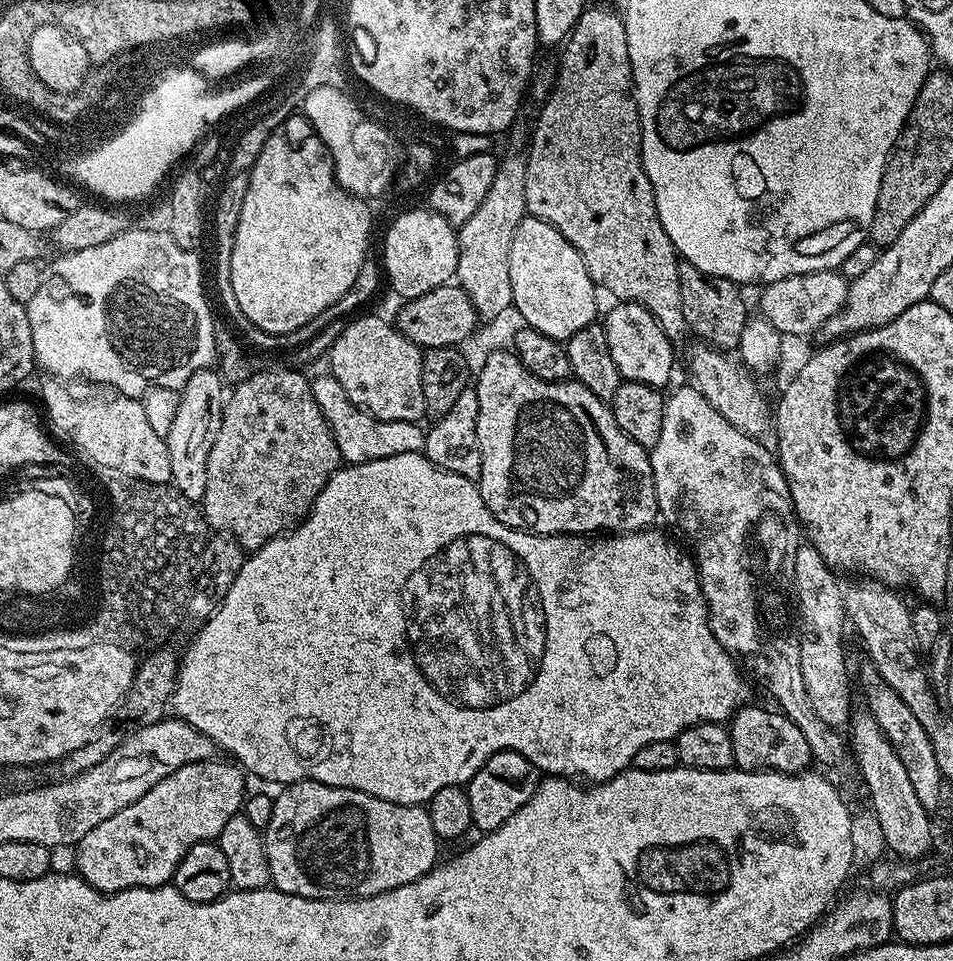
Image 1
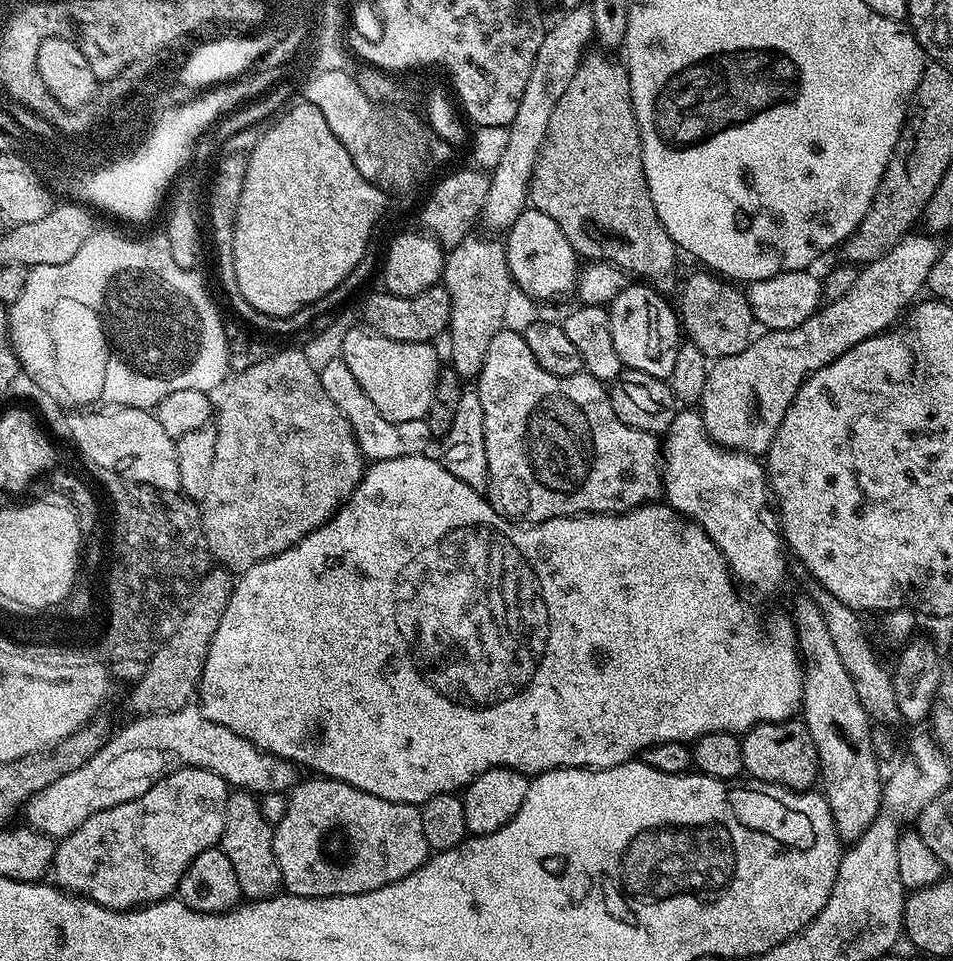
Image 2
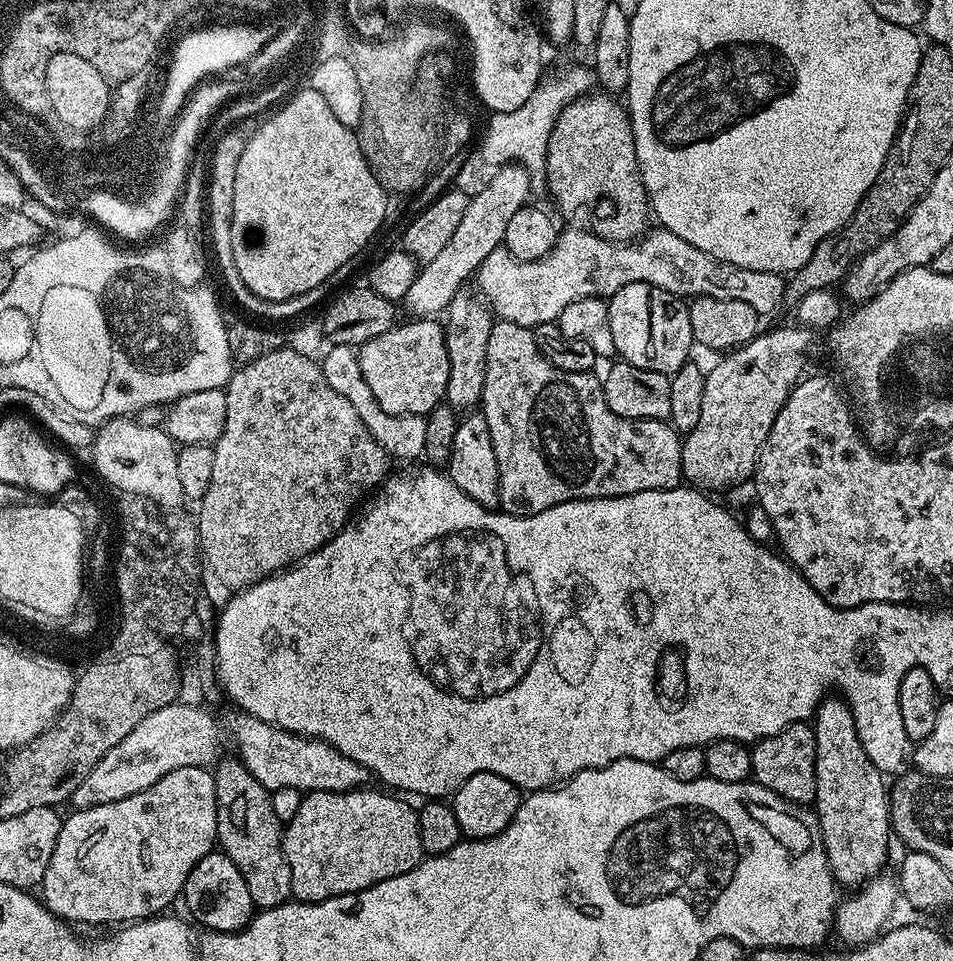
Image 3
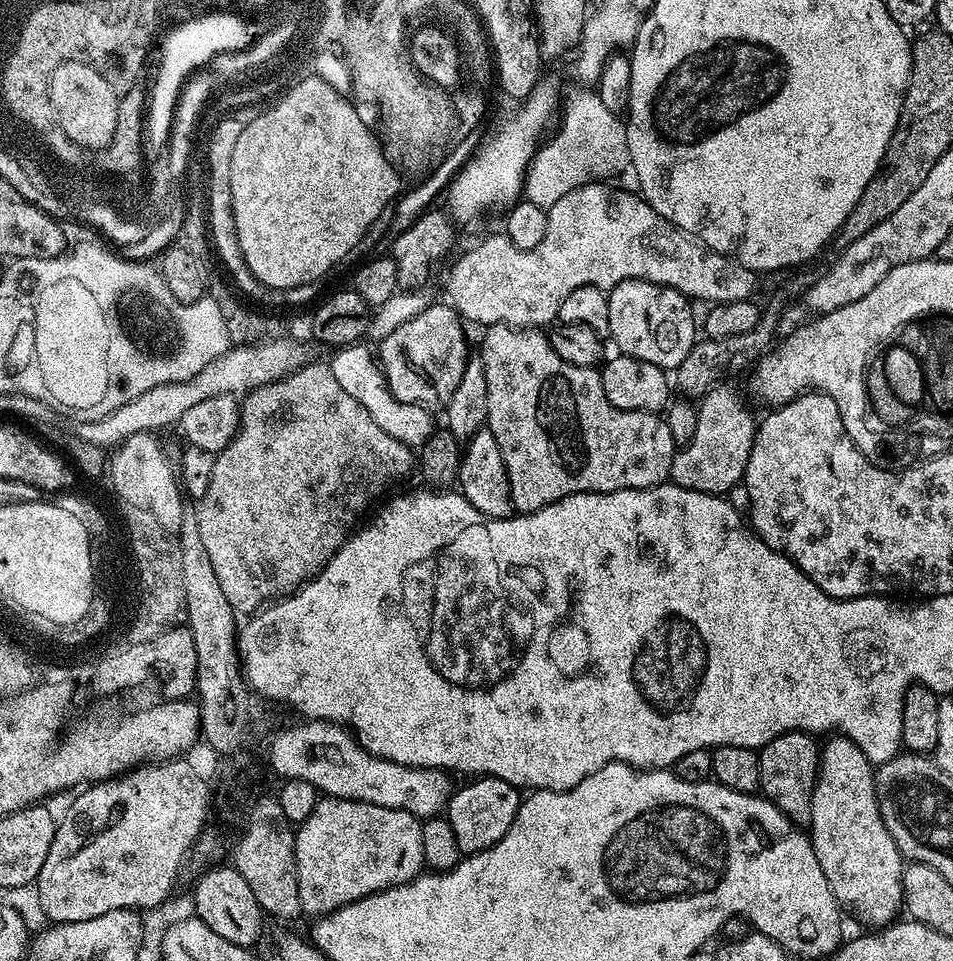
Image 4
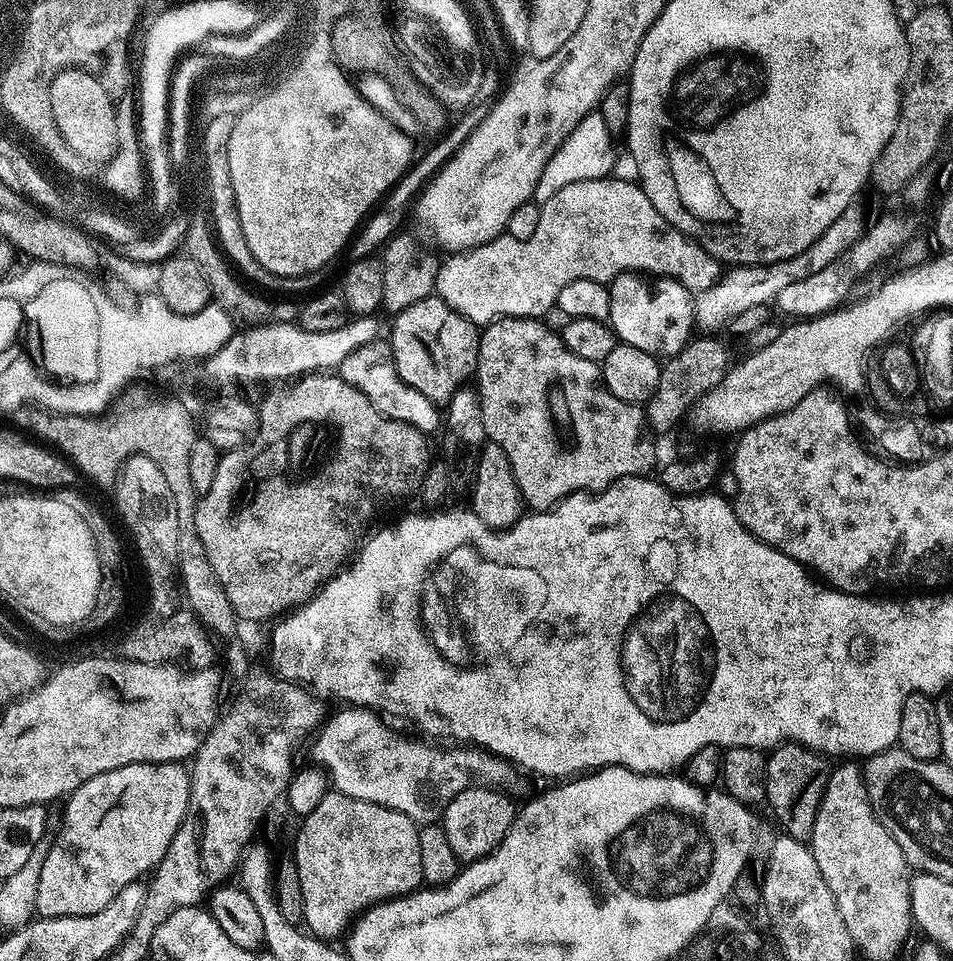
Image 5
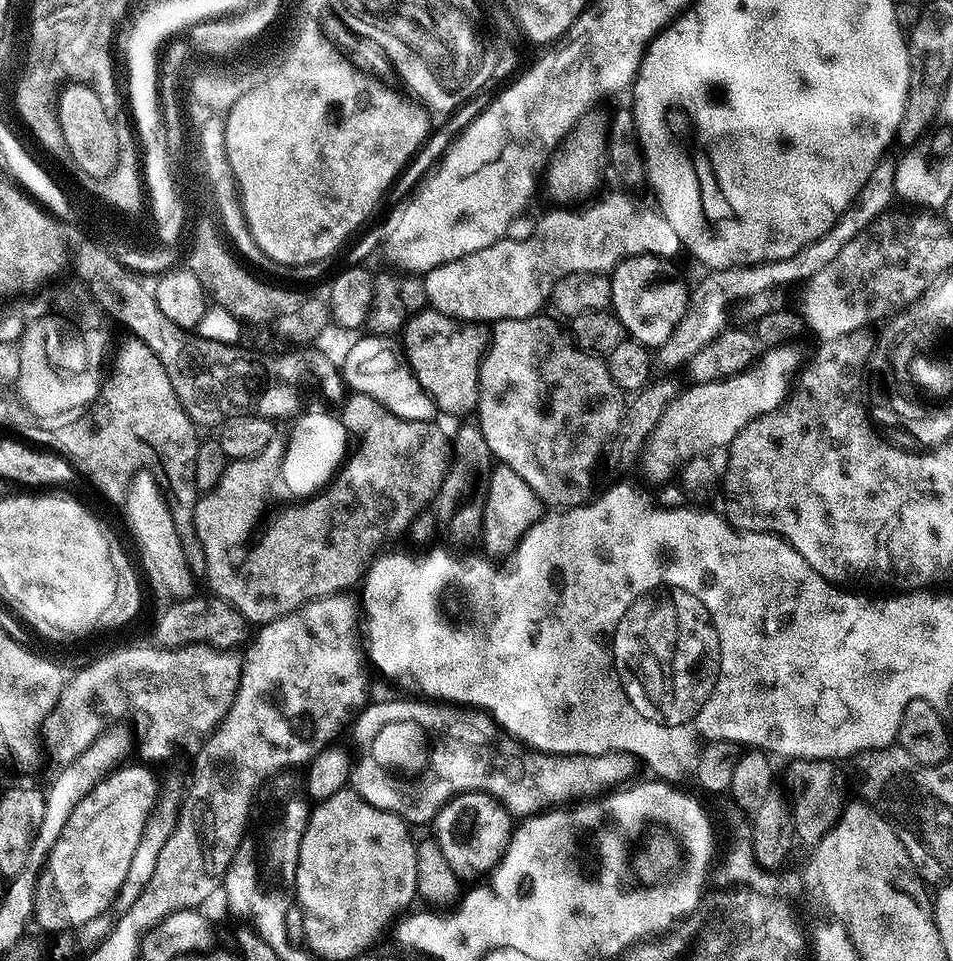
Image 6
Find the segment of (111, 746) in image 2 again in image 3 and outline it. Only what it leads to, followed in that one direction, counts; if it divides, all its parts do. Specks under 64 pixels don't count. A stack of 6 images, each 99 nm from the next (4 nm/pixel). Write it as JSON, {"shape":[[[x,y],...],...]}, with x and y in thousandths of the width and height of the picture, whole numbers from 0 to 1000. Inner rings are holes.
{"shape":[[[186,730],[162,739],[118,781],[112,783],[90,805],[90,810],[76,823],[77,842],[93,841],[97,837],[110,837],[136,830],[166,814],[178,801],[195,797],[218,799],[228,794],[231,783],[231,758],[214,737],[206,733]],[[259,743],[251,747],[252,754],[248,758],[248,778],[252,781],[250,790],[282,824],[297,820],[307,820],[317,826],[367,824],[370,820],[381,820],[387,815],[388,805],[379,795],[366,787],[360,787],[342,771],[301,762],[299,758],[290,758]],[[228,786],[228,787],[227,787]]]}

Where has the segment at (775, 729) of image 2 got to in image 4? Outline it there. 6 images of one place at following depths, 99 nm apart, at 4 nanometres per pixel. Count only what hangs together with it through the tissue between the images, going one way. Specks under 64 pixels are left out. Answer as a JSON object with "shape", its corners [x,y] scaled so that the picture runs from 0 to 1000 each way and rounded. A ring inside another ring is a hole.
{"shape":[[[826,762],[796,779],[797,784],[797,824],[821,847],[825,847],[836,860],[852,856],[852,831],[856,806],[860,804],[861,775],[857,767],[847,762]]]}

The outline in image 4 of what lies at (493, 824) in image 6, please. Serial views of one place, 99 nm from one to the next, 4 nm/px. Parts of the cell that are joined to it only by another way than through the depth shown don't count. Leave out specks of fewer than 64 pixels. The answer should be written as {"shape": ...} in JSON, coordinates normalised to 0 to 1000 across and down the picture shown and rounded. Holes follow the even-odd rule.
{"shape":[[[505,806],[496,816],[475,823],[468,842],[468,852],[476,860],[476,872],[481,872],[484,888],[494,889],[516,882],[535,864],[535,855],[546,842],[547,821],[540,816],[525,812],[522,807]]]}

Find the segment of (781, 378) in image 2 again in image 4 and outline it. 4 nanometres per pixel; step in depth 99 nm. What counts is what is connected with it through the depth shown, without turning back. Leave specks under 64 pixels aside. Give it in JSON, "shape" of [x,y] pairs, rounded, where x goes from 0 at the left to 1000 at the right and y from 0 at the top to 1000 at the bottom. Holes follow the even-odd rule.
{"shape":[[[764,398],[752,400],[733,417],[732,443],[728,446],[728,456],[724,456],[724,460],[717,463],[705,478],[704,503],[720,510],[760,516],[780,501],[795,437],[789,434],[780,414],[766,401]]]}

